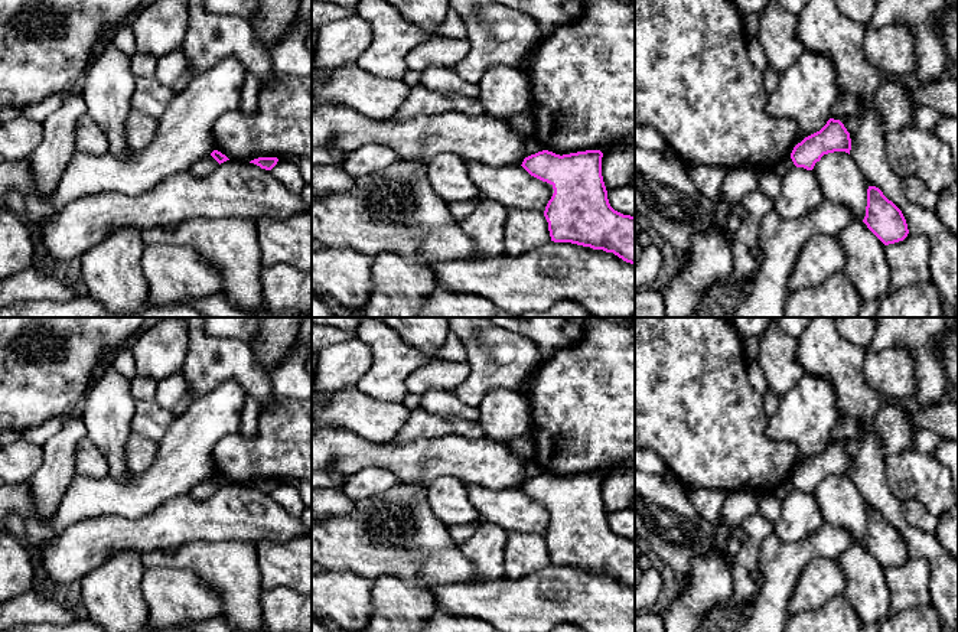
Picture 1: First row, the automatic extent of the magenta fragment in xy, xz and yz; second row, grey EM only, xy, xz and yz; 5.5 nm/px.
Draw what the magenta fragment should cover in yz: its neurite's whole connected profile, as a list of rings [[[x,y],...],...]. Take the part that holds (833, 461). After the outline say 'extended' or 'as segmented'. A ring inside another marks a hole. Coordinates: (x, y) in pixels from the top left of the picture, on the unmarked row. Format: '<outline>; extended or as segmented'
[[[830,442],[819,455],[805,460],[794,470],[791,482],[796,491],[812,493],[824,478],[834,475],[850,478],[850,473],[850,456],[840,443]]]; as segmented

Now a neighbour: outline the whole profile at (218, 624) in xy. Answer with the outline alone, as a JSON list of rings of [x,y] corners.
[[[218,615],[201,622],[192,622],[186,625],[195,632],[242,632],[231,625],[224,616]]]

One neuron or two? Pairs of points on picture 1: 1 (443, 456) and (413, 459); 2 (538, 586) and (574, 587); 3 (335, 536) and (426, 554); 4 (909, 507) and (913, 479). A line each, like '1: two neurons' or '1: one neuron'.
1: one neuron
2: one neuron
3: one neuron
4: two neurons

